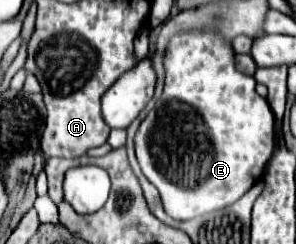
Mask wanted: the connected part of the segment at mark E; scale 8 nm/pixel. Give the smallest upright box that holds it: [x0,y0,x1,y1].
[135,32,275,220]

